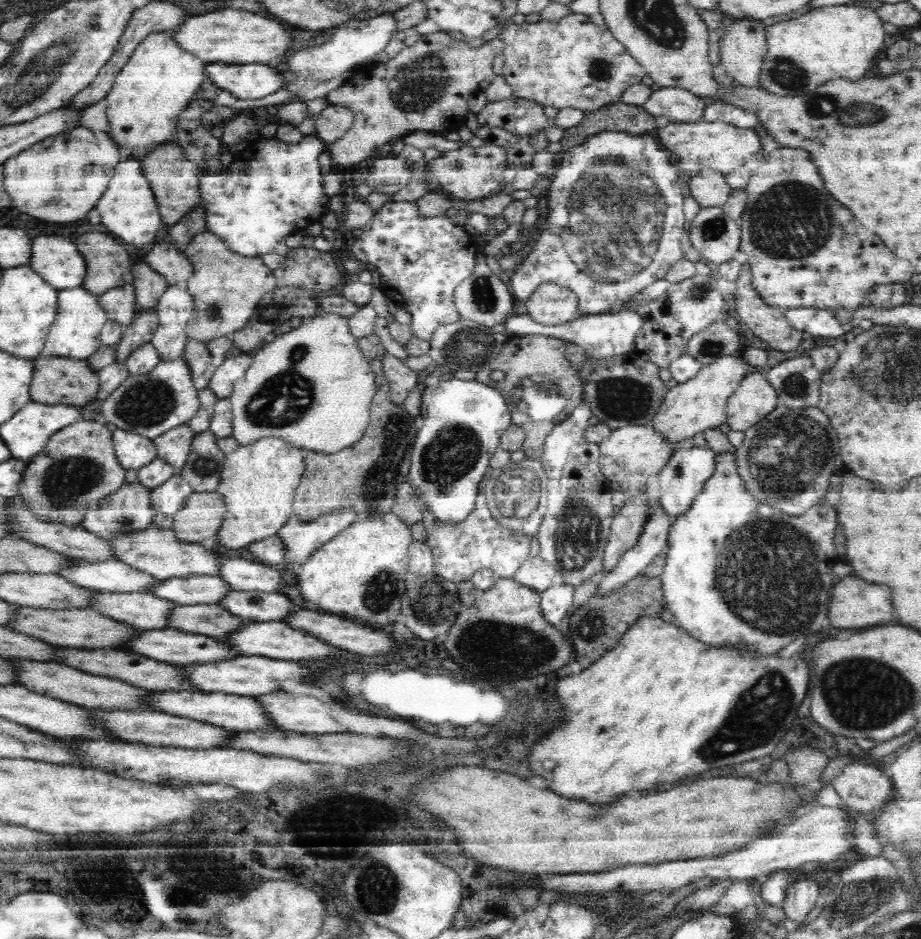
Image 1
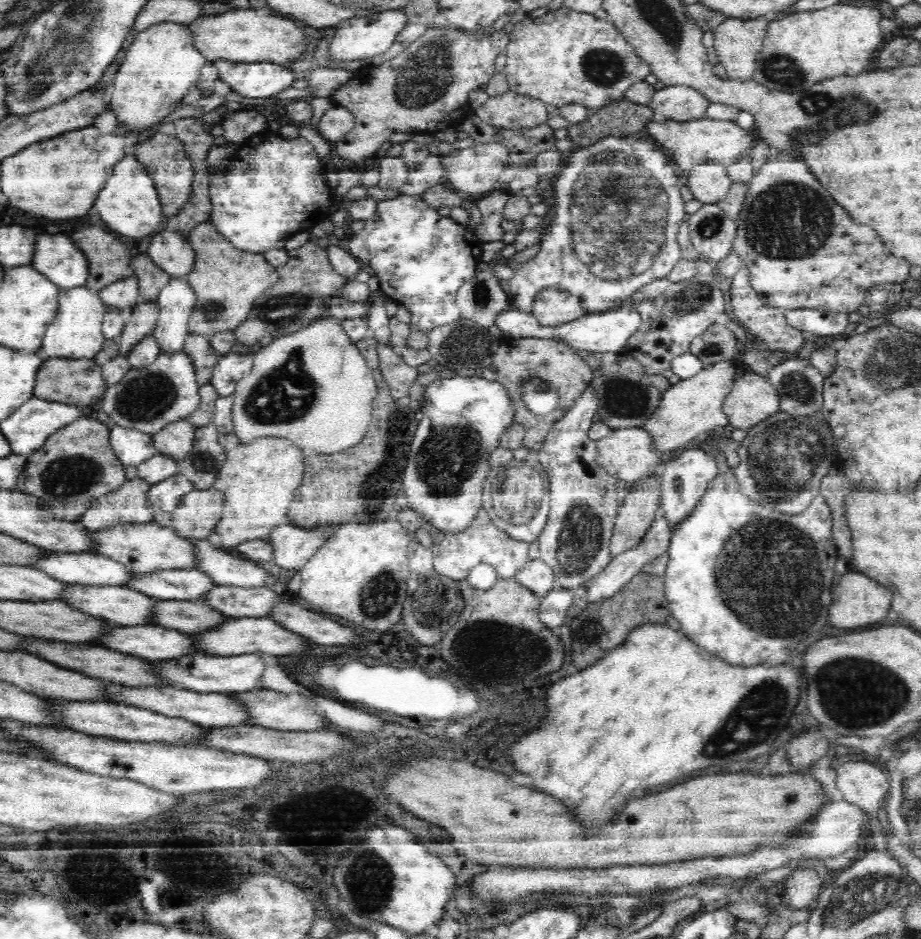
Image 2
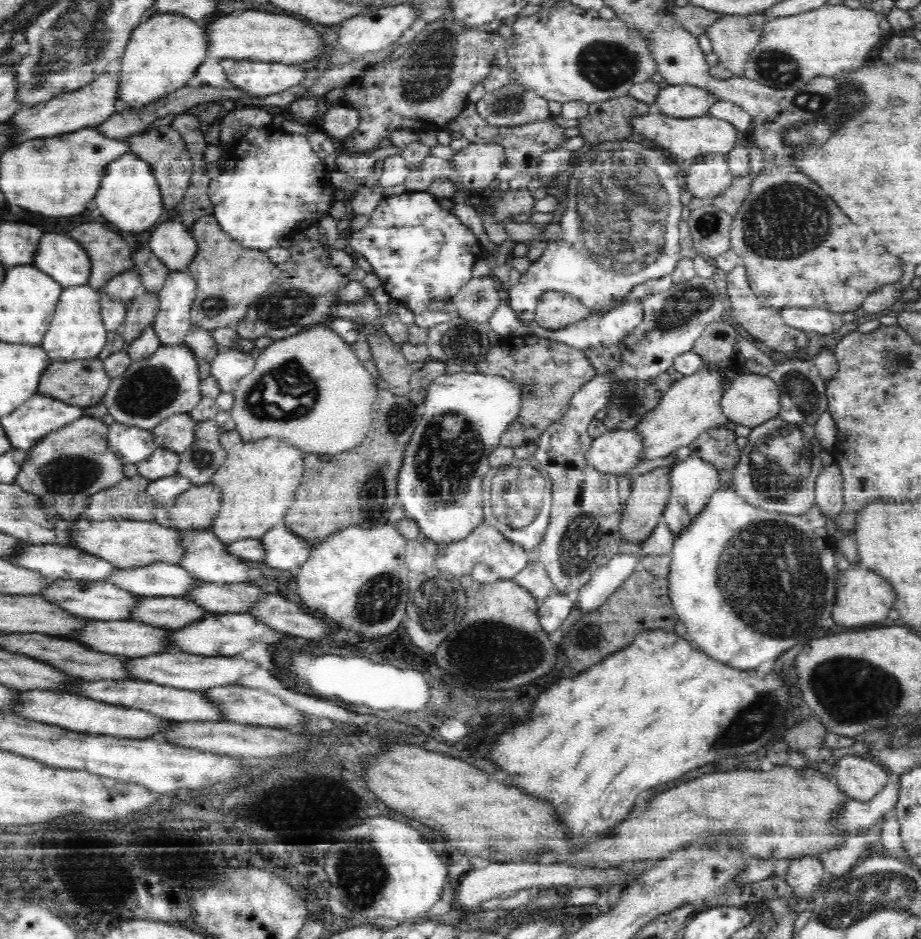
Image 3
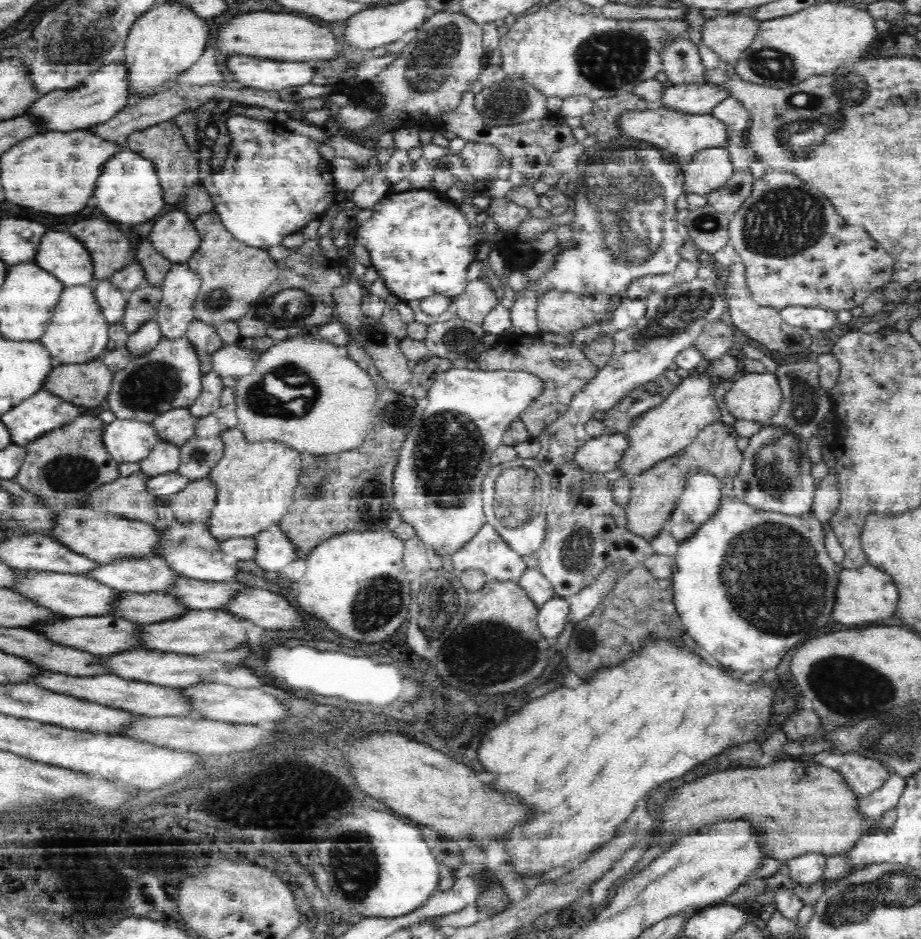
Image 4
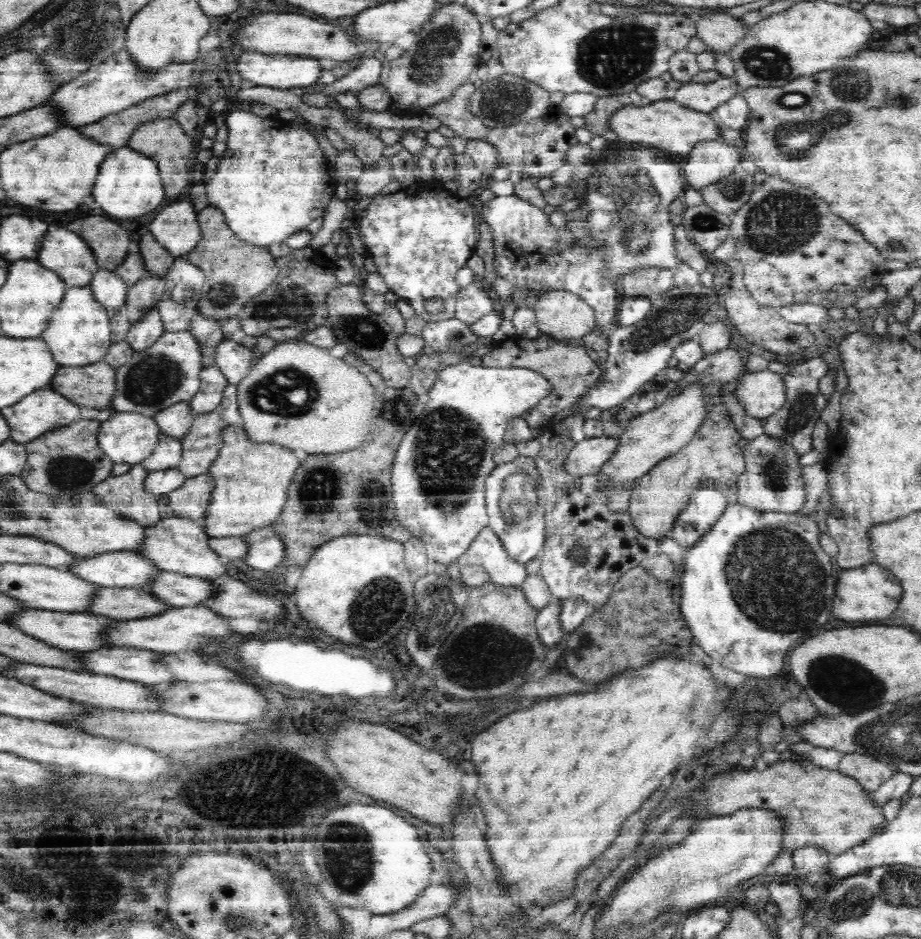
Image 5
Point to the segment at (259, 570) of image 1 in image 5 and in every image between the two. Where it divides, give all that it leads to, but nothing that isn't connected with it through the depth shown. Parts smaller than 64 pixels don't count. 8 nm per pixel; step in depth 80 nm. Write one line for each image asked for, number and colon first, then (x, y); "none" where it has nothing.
2: (223, 568)
3: (204, 557)
4: (188, 548)
5: (177, 545)

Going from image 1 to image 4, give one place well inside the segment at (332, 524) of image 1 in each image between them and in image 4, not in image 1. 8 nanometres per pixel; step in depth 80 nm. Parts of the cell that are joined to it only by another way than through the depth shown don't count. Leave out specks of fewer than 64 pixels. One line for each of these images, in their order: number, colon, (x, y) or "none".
2: (293, 547)
3: (284, 550)
4: (274, 551)

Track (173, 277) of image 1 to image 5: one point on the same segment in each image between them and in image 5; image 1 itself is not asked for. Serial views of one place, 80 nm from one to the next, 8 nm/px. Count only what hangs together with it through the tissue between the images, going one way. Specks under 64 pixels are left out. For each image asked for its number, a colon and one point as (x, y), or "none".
2: (171, 251)
3: (173, 243)
4: (175, 236)
5: (176, 228)

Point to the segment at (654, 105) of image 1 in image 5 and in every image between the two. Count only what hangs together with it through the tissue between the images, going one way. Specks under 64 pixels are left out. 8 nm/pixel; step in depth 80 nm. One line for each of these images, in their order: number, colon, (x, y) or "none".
2: (680, 102)
3: (686, 100)
4: (691, 98)
5: (704, 97)

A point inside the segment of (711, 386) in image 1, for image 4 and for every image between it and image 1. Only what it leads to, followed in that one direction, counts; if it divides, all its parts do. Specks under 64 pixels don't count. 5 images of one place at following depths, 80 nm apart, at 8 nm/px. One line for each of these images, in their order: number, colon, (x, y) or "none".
2: (691, 407)
3: (691, 405)
4: (660, 433)

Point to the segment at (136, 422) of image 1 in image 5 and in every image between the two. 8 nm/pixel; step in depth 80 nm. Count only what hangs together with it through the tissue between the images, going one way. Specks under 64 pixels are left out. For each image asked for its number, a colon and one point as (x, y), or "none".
2: (148, 398)
3: (168, 382)
4: (169, 376)
5: (168, 372)

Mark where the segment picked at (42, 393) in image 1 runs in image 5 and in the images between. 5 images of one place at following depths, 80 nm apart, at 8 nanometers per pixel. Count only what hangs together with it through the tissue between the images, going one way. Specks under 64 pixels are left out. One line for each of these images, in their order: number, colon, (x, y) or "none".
2: (76, 381)
3: (83, 382)
4: (87, 384)
5: (94, 385)

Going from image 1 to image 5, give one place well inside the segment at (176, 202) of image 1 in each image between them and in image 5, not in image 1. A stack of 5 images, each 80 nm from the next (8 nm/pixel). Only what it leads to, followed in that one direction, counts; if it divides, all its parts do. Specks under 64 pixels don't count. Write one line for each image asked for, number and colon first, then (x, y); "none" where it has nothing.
2: (164, 156)
3: (164, 149)
4: (163, 143)
5: (164, 140)

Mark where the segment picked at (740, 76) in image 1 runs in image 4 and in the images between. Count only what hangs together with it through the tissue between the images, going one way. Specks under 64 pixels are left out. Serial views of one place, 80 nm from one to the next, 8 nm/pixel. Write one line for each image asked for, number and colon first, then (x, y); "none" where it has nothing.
2: (738, 42)
3: (734, 37)
4: (728, 36)

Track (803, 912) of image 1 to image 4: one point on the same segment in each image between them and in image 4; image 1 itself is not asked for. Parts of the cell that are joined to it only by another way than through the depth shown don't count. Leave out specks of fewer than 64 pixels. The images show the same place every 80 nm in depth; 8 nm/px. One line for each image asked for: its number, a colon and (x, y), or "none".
2: (802, 887)
3: (806, 875)
4: (807, 868)

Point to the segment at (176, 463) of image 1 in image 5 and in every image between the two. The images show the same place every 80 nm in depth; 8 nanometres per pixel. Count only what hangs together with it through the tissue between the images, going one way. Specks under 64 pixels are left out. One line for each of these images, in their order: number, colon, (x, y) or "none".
2: (175, 440)
3: (176, 433)
4: (177, 426)
5: (176, 421)

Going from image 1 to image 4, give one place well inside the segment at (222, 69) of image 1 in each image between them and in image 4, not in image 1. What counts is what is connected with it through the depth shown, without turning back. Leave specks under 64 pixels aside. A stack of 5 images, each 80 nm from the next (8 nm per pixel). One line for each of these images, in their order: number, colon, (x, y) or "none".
2: (255, 80)
3: (261, 79)
4: (263, 74)

